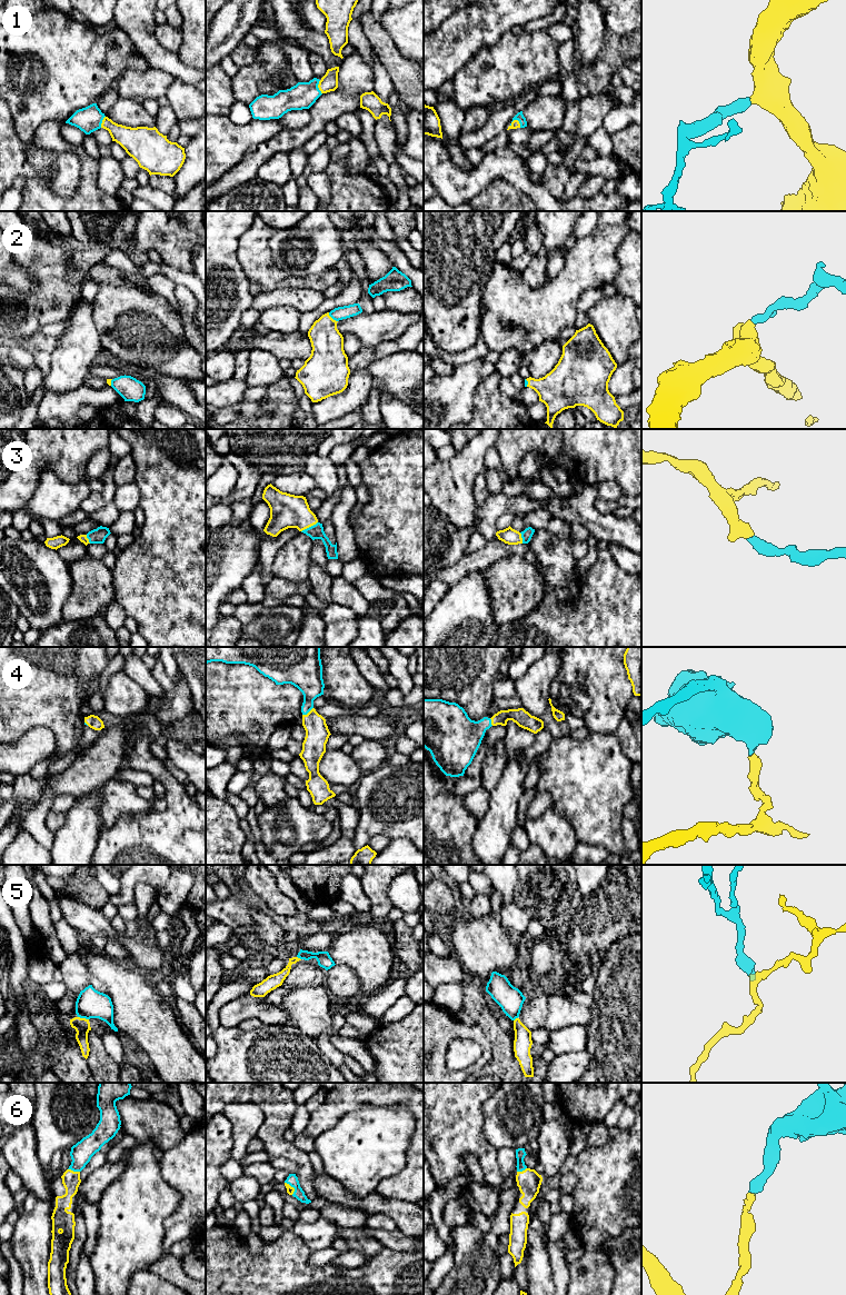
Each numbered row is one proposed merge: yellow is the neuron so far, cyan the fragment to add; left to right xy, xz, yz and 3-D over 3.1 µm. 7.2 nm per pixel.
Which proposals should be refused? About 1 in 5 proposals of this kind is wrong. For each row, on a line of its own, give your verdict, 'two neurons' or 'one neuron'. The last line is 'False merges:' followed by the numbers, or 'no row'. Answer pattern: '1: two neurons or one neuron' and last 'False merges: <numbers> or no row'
1: one neuron
2: one neuron
3: one neuron
4: one neuron
5: two neurons
6: one neuron
False merges: 5

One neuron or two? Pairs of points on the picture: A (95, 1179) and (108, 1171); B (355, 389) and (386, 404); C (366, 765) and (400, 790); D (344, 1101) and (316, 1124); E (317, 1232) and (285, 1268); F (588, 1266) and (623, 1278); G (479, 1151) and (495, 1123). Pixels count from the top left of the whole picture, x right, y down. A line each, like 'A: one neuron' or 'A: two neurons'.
A: one neuron
B: two neurons
C: two neurons
D: one neuron
E: two neurons
F: two neurons
G: two neurons

